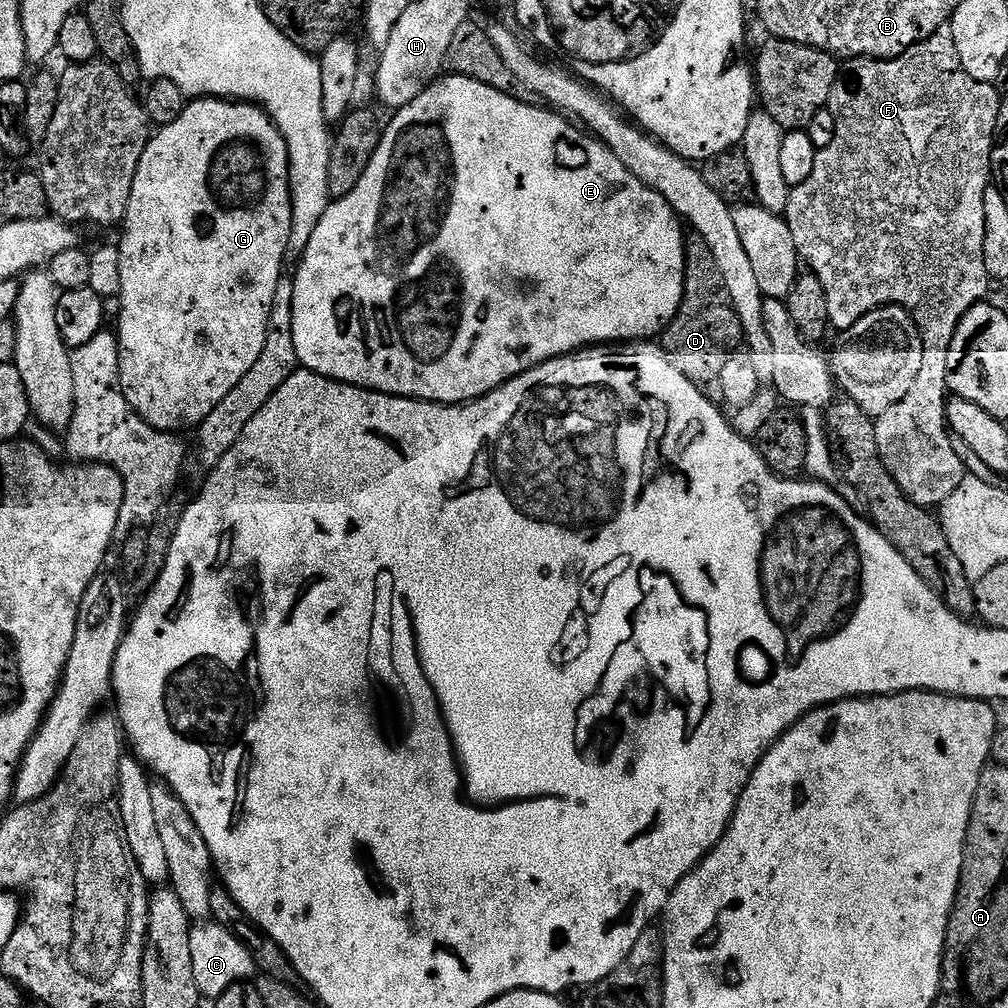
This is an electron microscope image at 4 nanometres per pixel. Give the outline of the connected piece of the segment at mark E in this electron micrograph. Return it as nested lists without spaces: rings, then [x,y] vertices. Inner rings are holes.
[[[444,74],[432,81],[418,98],[414,98],[406,107],[399,109],[392,121],[387,121],[380,137],[380,145],[370,162],[366,166],[366,174],[358,178],[358,186],[350,190],[350,194],[333,199],[328,205],[326,214],[322,214],[322,222],[310,234],[310,242],[304,251],[303,260],[299,261],[297,272],[294,272],[292,285],[294,286],[294,306],[292,307],[292,321],[294,322],[294,350],[297,361],[307,371],[316,372],[319,376],[325,376],[331,380],[338,380],[341,384],[354,384],[358,388],[368,388],[371,392],[385,392],[388,396],[406,396],[409,400],[431,400],[437,404],[467,404],[470,400],[493,392],[507,380],[521,376],[524,372],[553,360],[559,356],[567,356],[570,352],[578,352],[581,348],[607,344],[609,342],[631,342],[652,338],[655,334],[663,333],[668,327],[669,320],[676,317],[680,303],[684,301],[684,266],[686,263],[686,251],[684,252],[684,232],[682,221],[676,211],[654,190],[650,190],[618,158],[609,148],[600,143],[595,136],[581,130],[571,119],[565,118],[559,111],[549,110],[544,106],[525,104],[523,99],[507,92],[500,92],[496,88],[486,86],[469,76],[457,76]]]

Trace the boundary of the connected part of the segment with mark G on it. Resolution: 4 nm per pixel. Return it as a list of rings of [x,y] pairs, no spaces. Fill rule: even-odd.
[[[196,98],[191,102],[185,103],[182,114],[174,122],[163,125],[159,129],[160,132],[151,137],[144,151],[144,157],[138,162],[138,170],[134,174],[134,186],[130,190],[130,202],[126,206],[126,214],[122,221],[122,229],[124,233],[118,239],[118,247],[120,250],[120,265],[122,266],[122,286],[120,287],[120,301],[122,302],[122,314],[118,321],[118,339],[120,341],[120,385],[122,386],[122,394],[126,394],[126,402],[130,402],[133,410],[139,414],[150,426],[154,426],[163,432],[171,432],[173,434],[183,433],[183,428],[189,430],[195,429],[210,414],[210,410],[214,410],[214,406],[218,406],[218,402],[222,402],[222,398],[226,398],[226,394],[230,394],[230,390],[234,390],[234,386],[238,386],[238,382],[242,382],[242,378],[246,378],[246,374],[250,370],[250,366],[254,366],[254,362],[258,362],[258,354],[262,354],[262,346],[266,346],[266,330],[270,322],[270,310],[274,306],[274,290],[278,290],[278,282],[280,277],[285,275],[286,261],[284,255],[288,249],[290,242],[290,234],[292,233],[292,187],[288,179],[290,178],[290,154],[286,150],[286,138],[282,138],[282,134],[278,130],[276,123],[268,117],[268,113],[258,104],[251,102],[237,102],[227,98]]]

